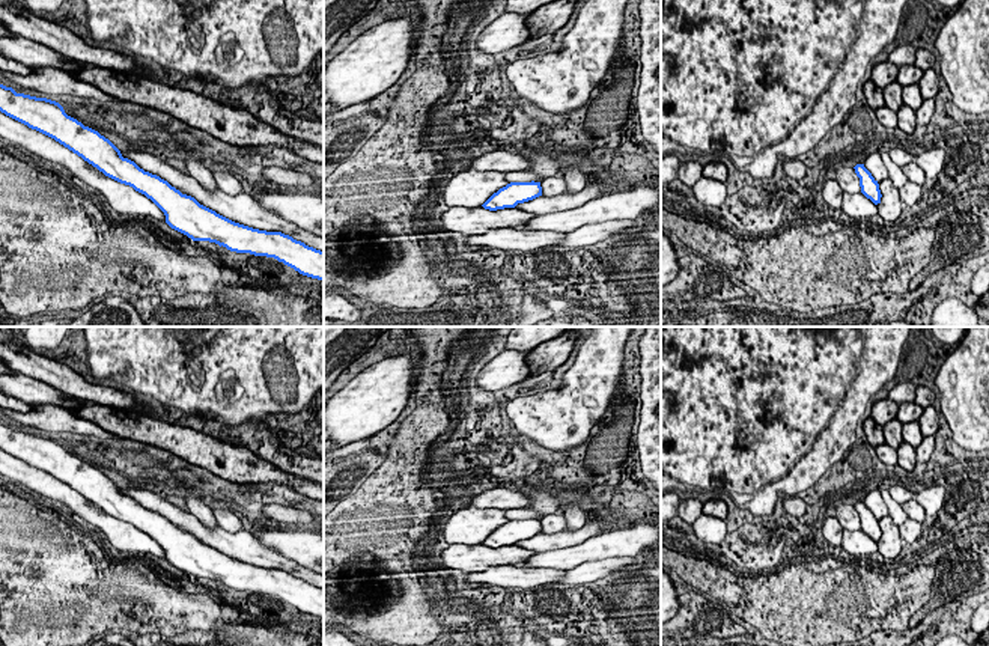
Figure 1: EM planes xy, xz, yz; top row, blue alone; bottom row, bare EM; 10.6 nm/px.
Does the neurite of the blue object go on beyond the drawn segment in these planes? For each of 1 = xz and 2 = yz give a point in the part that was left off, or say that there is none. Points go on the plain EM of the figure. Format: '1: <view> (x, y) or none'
1: none
2: none

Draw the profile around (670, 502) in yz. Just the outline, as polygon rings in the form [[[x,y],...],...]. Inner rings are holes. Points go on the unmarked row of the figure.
[[[674,491],[661,494],[661,521],[670,521],[677,515],[680,498]]]

